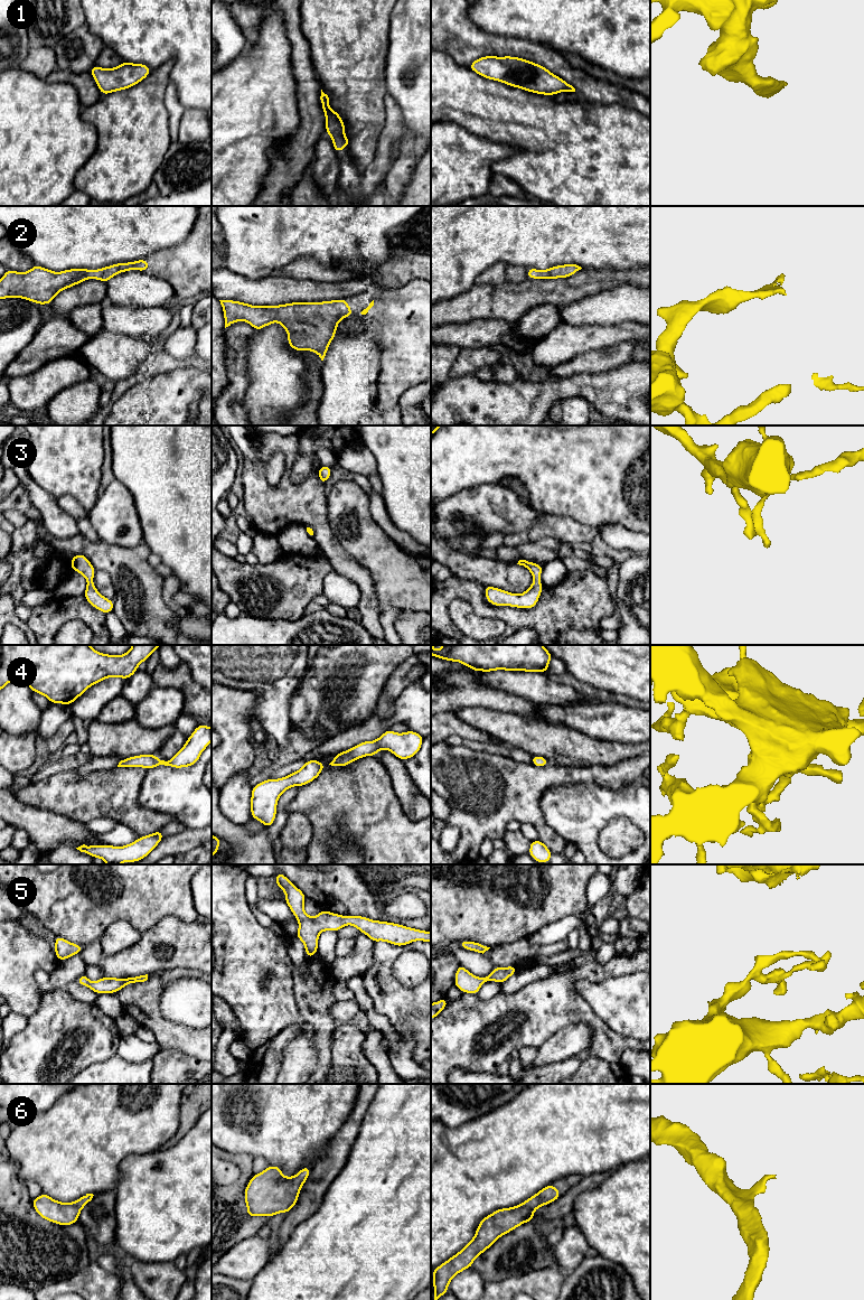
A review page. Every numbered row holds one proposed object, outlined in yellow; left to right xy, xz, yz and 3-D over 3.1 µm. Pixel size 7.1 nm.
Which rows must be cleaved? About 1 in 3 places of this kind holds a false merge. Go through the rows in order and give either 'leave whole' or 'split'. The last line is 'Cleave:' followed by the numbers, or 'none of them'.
1: leave whole
2: leave whole
3: leave whole
4: leave whole
5: leave whole
6: leave whole
Cleave: none of them

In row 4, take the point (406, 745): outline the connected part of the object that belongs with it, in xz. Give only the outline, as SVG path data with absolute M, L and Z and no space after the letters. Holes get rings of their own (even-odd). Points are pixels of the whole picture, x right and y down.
M388 729L374 741L363 741L350 749L335 755L329 765L346 767L359 758L377 756L377 752L382 749L389 750L398 759L405 760L414 757L420 751L423 740L424 737L411 730L397 733Z

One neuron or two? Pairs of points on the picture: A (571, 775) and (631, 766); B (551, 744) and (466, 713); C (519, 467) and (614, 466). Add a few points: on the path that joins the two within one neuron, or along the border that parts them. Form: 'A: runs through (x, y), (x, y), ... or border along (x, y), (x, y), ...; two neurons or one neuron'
A: runs through (585, 775), (617, 775); one neuron
B: runs through (529, 735), (487, 720); one neuron
C: runs through (543, 466), (591, 466); one neuron

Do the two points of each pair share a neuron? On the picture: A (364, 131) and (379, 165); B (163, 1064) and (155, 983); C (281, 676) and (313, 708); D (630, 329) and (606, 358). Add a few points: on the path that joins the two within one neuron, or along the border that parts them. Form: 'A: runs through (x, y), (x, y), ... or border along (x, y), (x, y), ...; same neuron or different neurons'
A: border along (383, 129), (378, 136), (374, 158), (360, 171); different neurons
B: border along (161, 1048), (176, 1048), (188, 1055); different neurons
C: border along (307, 669), (290, 697), (289, 714); different neurons
D: border along (632, 342), (621, 342), (591, 351); different neurons

